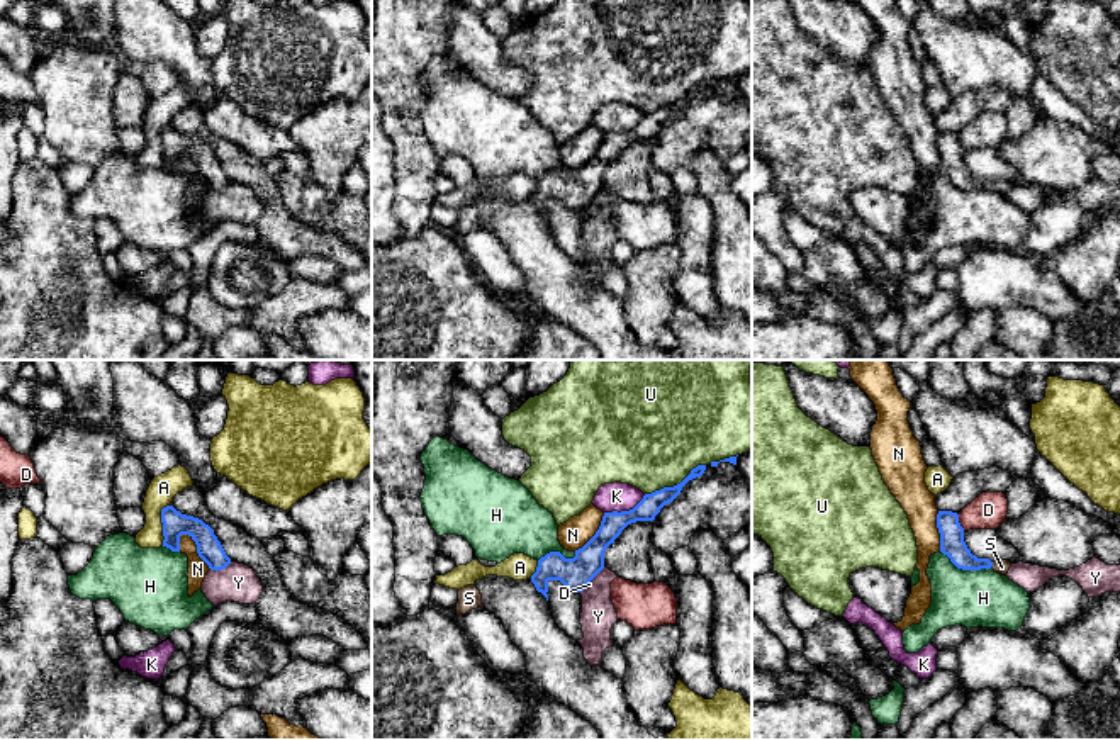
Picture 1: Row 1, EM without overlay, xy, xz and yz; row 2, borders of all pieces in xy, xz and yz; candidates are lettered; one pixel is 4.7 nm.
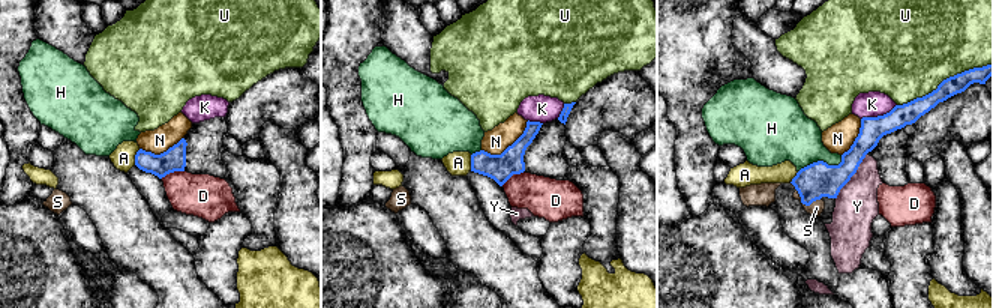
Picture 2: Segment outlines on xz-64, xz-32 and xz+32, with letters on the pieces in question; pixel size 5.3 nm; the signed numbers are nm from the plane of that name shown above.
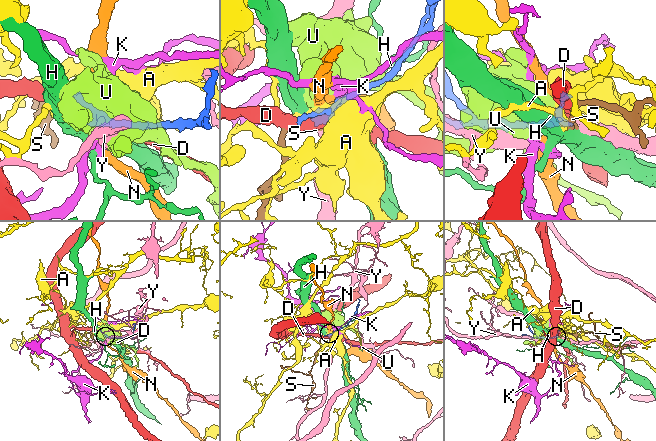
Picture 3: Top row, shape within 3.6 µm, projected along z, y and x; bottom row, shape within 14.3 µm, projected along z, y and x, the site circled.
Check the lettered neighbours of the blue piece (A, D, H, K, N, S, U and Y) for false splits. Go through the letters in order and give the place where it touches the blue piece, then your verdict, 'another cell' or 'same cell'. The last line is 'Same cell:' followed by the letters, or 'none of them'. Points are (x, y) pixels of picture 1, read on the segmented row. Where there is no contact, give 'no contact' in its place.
A: contact xy (162, 521); another cell
D: contact yz (959, 523); another cell
H: contact yz (966, 569); another cell
K: contact xz (625, 511); another cell
N: contact xy (197, 550); another cell
S: contact yz (991, 566); same cell
U: contact xz (674, 486); another cell
Y: contact xy (221, 569); another cell
Same cell: S

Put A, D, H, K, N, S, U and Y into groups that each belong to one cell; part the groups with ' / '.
A / D / H / K / N / S / U / Y

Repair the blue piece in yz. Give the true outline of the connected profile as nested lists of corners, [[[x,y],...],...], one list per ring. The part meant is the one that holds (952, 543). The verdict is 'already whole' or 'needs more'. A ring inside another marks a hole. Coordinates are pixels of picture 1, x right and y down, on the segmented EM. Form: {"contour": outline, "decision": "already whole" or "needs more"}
{"contour": [[[938,511],[937,528],[940,533],[940,552],[950,558],[950,562],[962,570],[993,569],[994,572],[1006,575],[1011,562],[977,558],[971,553],[964,541],[964,528],[959,523],[959,514],[952,511]]], "decision": "needs more"}

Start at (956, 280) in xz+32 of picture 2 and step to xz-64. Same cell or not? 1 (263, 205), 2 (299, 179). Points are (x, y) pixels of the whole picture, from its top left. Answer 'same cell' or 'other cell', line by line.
1: same cell
2: other cell

